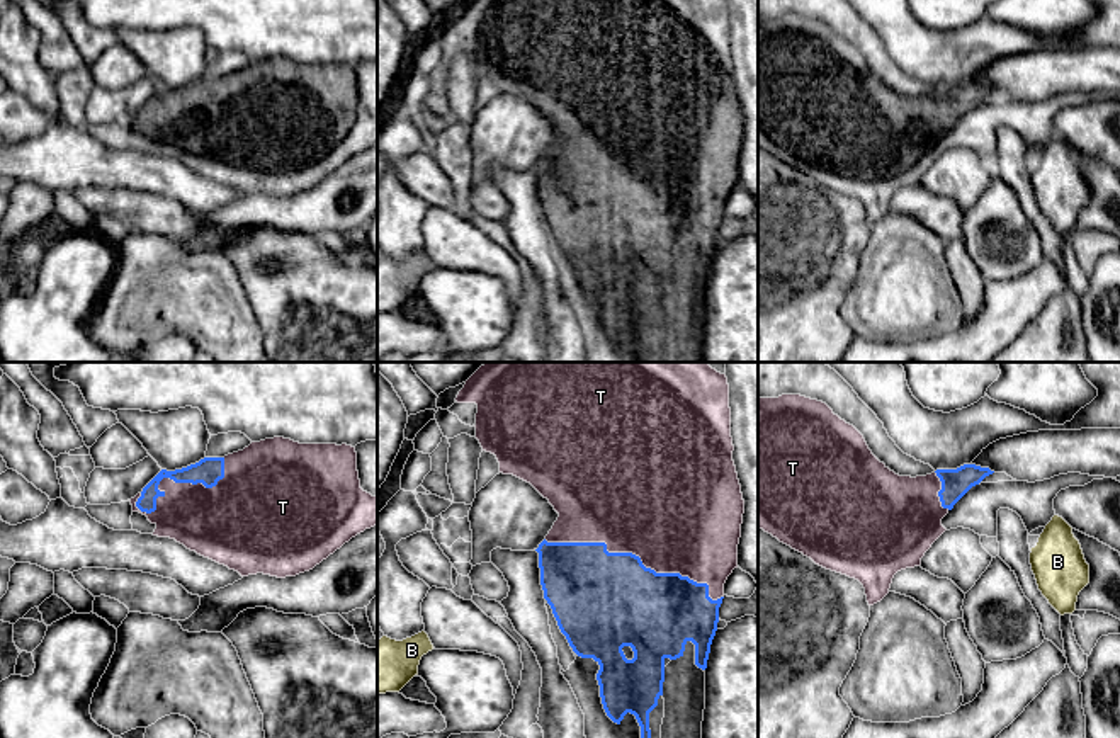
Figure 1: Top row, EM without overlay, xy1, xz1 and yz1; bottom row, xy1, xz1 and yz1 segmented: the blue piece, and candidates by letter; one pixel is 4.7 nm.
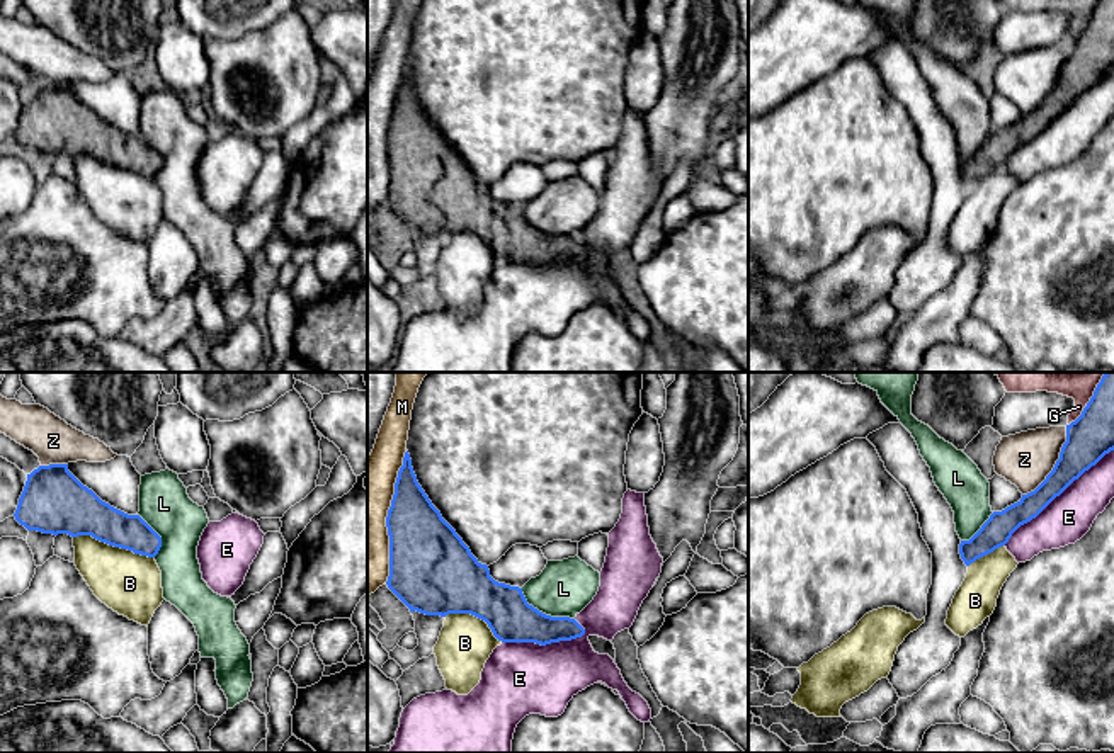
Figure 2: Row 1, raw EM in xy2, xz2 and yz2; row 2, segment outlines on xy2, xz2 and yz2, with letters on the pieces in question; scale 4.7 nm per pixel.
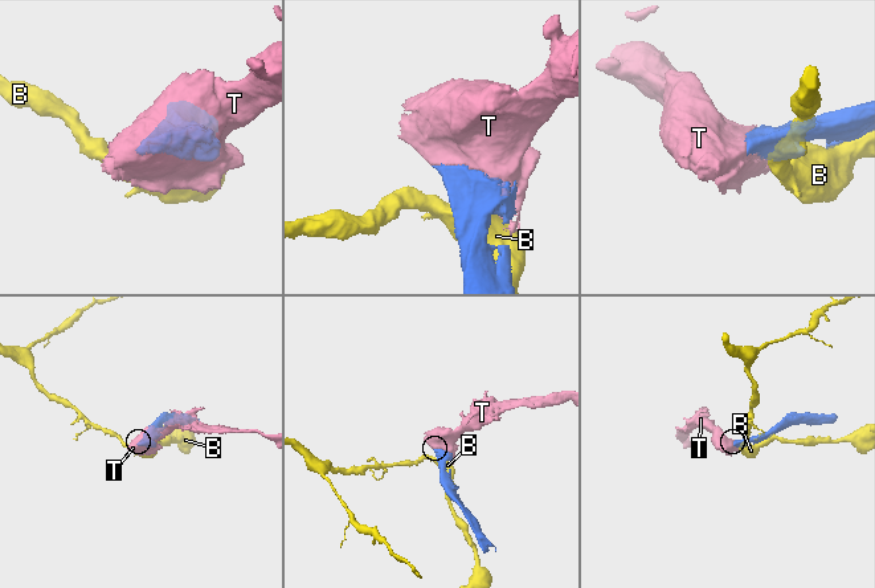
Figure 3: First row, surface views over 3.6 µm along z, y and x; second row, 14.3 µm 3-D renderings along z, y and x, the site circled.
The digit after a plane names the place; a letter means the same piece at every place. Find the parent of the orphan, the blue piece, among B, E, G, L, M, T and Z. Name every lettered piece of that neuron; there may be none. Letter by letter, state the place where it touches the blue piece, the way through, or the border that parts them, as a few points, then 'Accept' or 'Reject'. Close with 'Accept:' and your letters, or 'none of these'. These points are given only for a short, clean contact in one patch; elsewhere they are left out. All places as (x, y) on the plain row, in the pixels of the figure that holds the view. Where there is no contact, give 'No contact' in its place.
B: Touches blue at xy2 (114, 165). Reject
E: Touches blue at yz2 (1057, 114). Reject
G: Touches blue at yz2 (1087, 22). Reject
L: Touches blue at xz2 (545, 233). Boundary: xz2 (521, 208), (526, 220), (539, 230), (574, 238). Reject
M: Touches blue at xz2 (386, 136). Reject
T: Touches blue at xz1 (638, 175). Accept
Z: Touches blue at yz2 (1055, 84). Reject
Accept: T

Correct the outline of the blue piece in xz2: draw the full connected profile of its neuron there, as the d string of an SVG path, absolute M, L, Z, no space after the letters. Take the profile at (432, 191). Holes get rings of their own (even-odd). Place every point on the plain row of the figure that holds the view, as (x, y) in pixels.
M408 70L398 90L395 114L386 136L389 155L388 207L410 228L425 235L471 233L488 243L502 262L541 265L582 257L585 248L570 236L551 236L527 223L522 207L498 202L442 138L417 100Z

